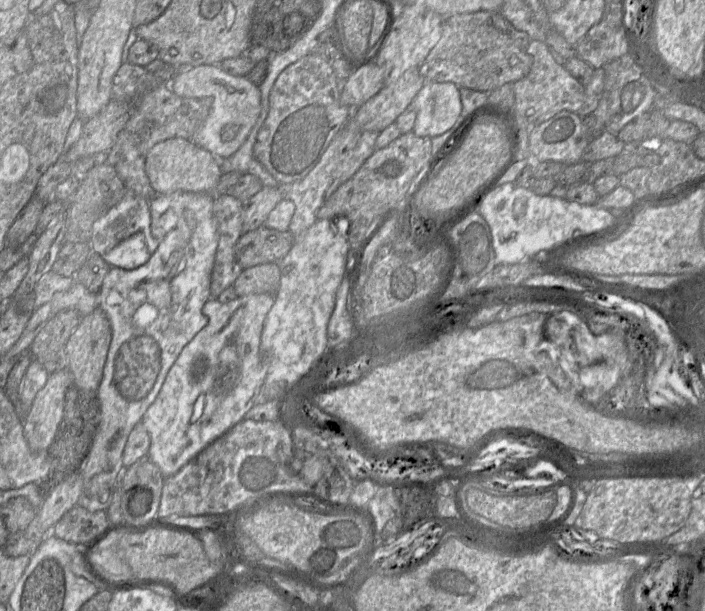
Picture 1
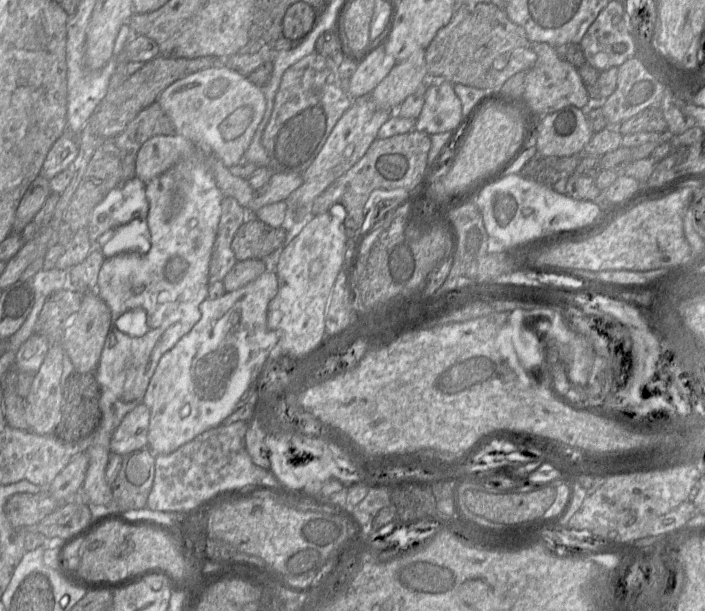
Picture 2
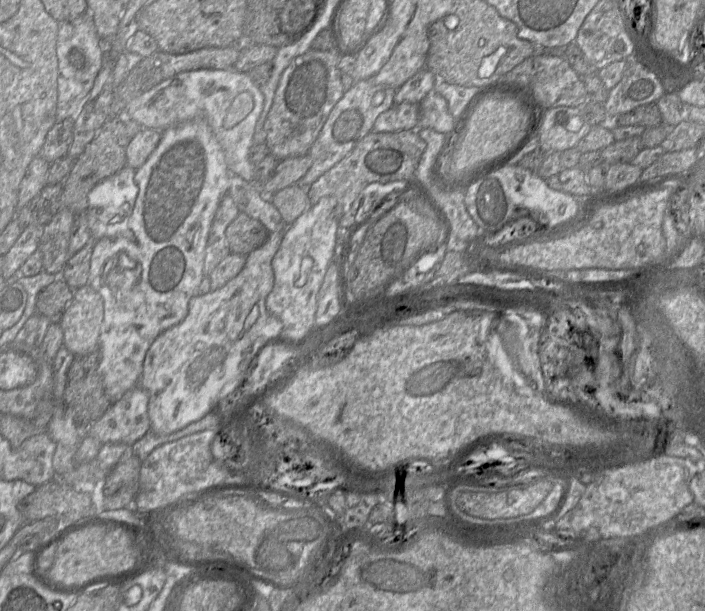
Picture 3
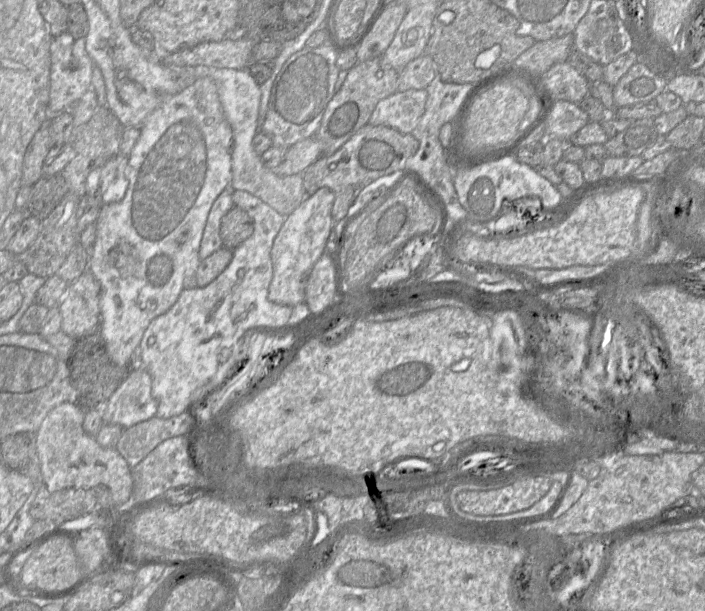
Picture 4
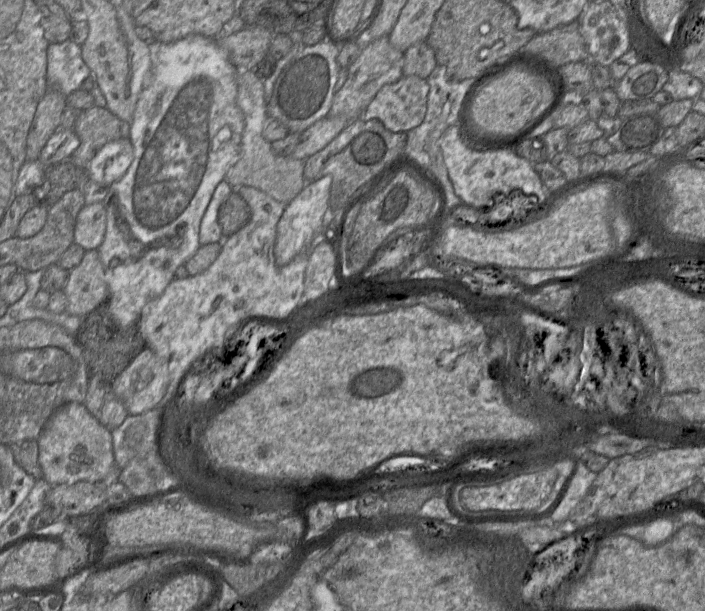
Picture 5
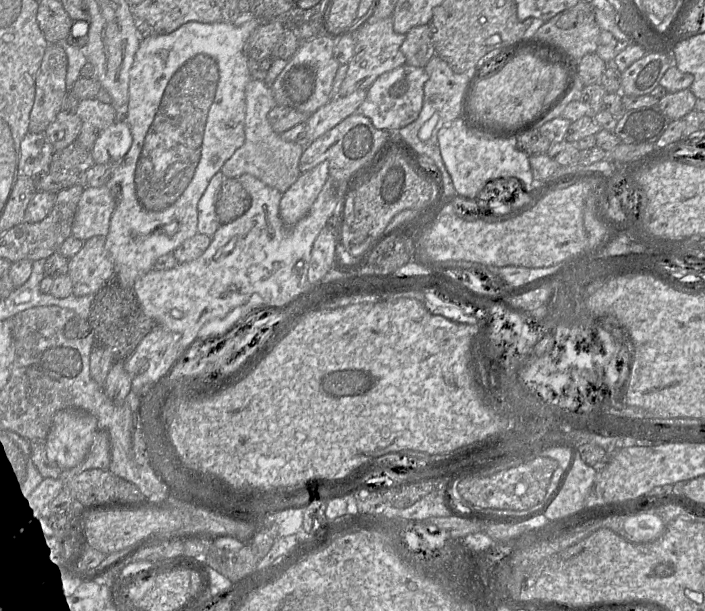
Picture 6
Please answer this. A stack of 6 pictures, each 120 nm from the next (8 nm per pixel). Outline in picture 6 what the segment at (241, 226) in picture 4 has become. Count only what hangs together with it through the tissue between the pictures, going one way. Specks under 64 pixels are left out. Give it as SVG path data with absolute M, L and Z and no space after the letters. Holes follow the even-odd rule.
M225 178L216 193L215 212L220 225L228 224L244 215L251 198L236 178Z

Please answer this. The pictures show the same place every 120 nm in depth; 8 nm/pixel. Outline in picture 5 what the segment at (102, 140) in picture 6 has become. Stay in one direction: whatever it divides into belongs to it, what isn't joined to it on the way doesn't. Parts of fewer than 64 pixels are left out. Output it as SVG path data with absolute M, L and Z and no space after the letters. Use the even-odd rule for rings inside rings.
M120 137L105 144L90 161L88 178L109 187L127 171L133 160L133 145L130 138Z

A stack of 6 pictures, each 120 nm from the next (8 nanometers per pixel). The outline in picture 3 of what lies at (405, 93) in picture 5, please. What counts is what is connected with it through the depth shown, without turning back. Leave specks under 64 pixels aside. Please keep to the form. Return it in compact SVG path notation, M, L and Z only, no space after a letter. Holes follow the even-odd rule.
M411 102L394 104L377 117L373 130L376 132L395 132L417 129L419 127L419 119L420 104Z

